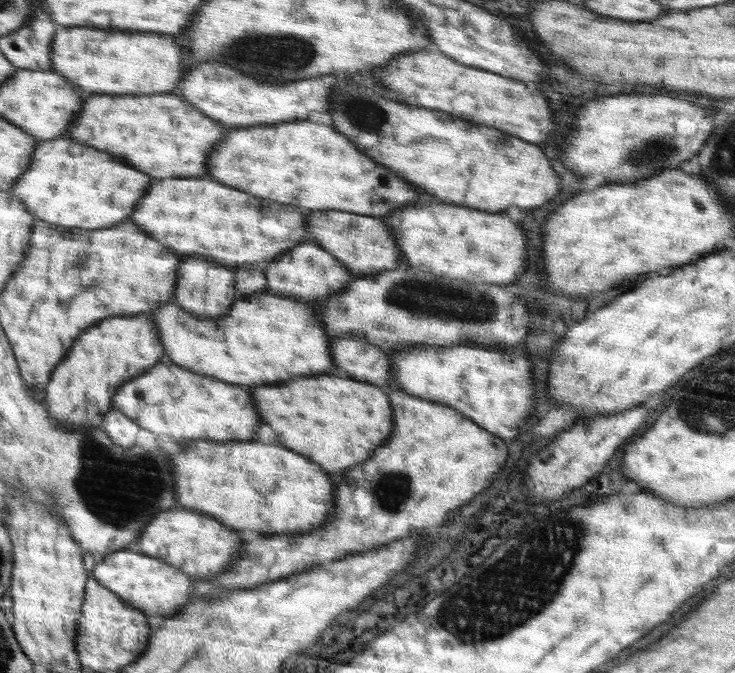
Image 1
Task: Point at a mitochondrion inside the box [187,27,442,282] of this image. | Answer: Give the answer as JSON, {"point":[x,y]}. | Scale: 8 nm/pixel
{"point":[269,54]}

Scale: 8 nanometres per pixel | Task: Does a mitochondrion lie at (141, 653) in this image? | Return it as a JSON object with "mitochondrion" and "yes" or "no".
{"mitochondrion":"no"}

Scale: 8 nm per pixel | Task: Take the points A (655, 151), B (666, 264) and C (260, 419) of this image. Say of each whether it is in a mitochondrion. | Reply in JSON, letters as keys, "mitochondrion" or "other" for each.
{"A":"mitochondrion","B":"other","C":"other"}

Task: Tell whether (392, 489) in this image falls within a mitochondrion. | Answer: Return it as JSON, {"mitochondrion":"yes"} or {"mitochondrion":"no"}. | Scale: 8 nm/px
{"mitochondrion":"yes"}

